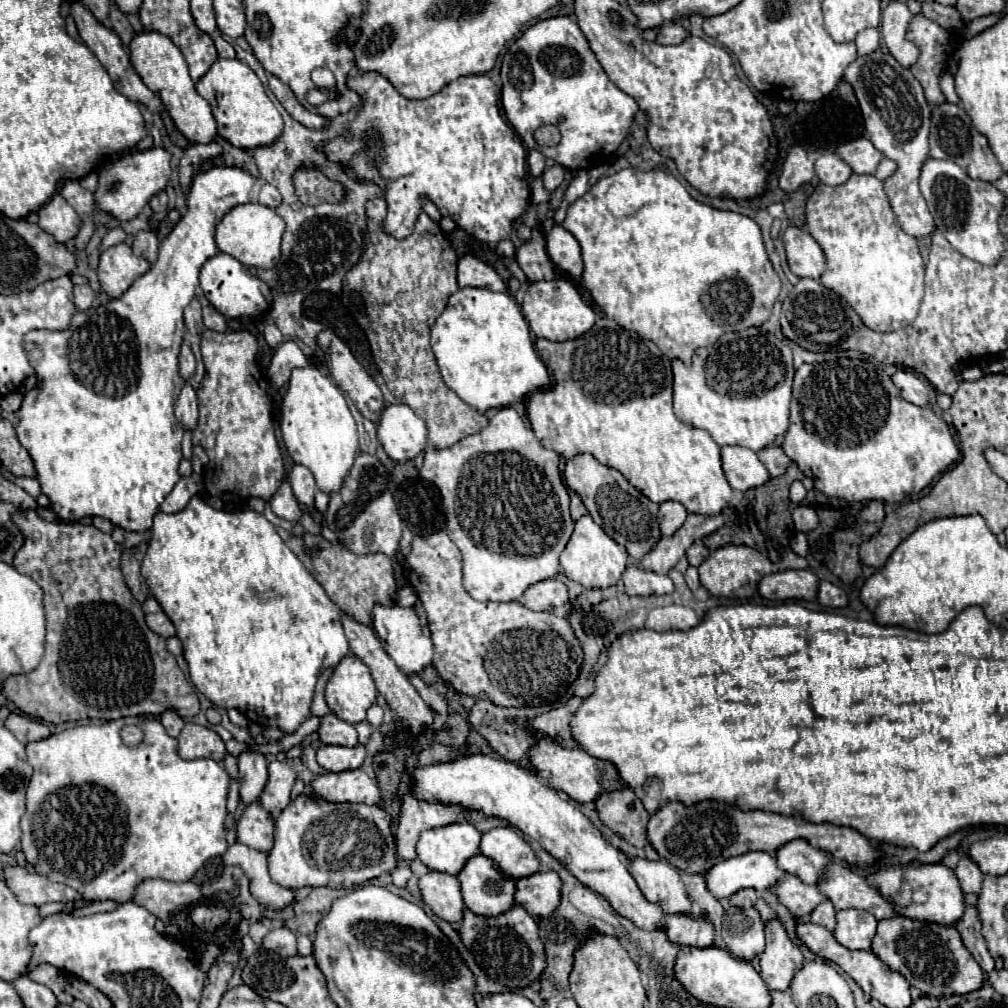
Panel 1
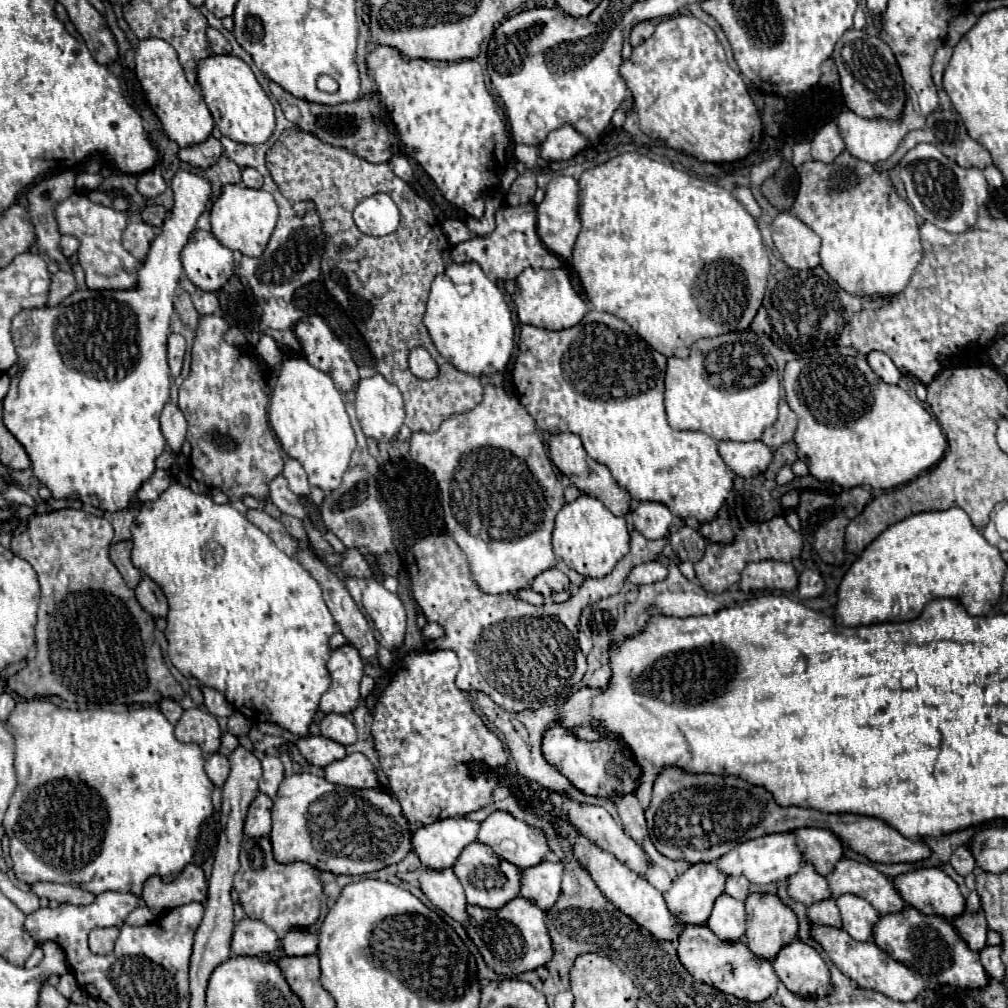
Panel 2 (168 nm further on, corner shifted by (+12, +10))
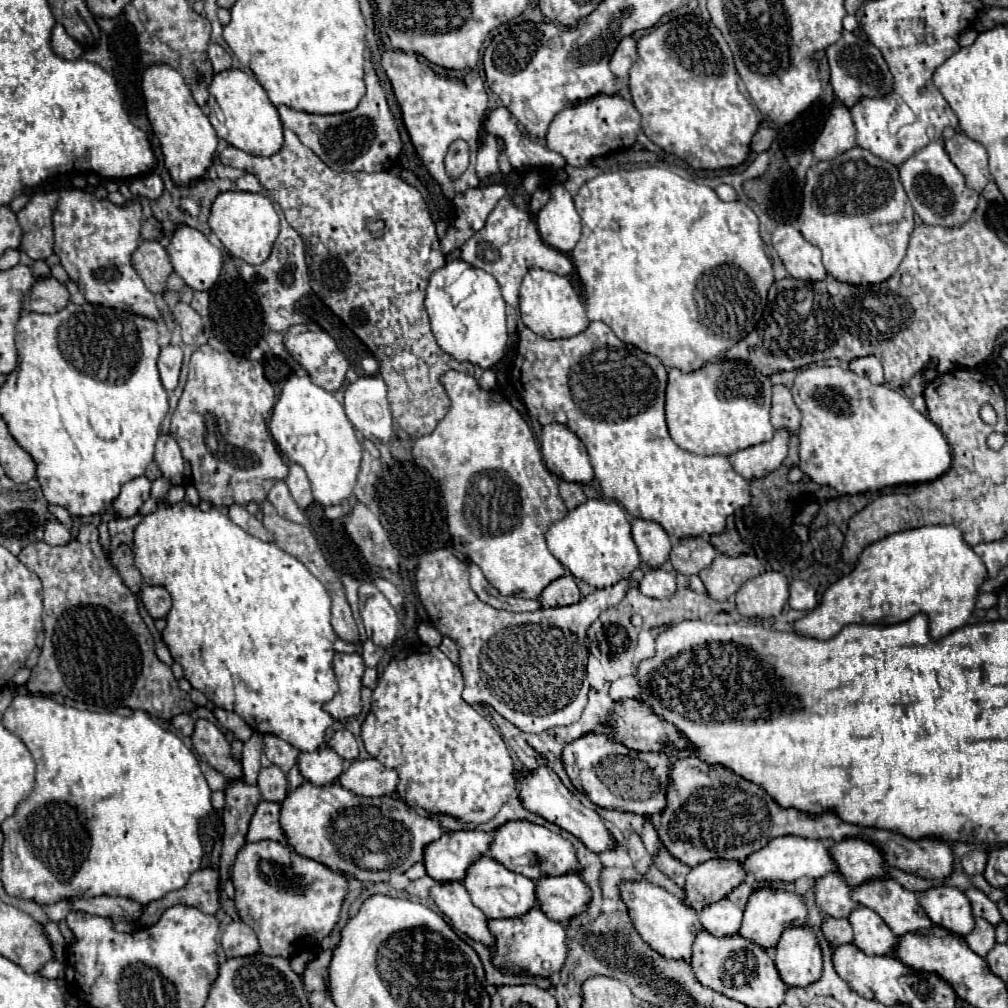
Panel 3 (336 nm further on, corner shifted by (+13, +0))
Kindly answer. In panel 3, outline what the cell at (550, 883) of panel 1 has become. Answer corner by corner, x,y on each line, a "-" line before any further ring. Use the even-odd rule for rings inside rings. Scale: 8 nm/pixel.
570,872
564,876
540,878
536,884
536,896
538,906
548,918
564,922
588,908
592,890
580,874

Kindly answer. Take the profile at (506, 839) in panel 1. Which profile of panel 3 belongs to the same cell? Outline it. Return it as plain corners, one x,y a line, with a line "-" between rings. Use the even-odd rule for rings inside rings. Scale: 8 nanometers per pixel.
506,822
504,826
500,826
490,846
490,854
508,870
524,874
532,880
540,880
544,876
562,876
578,870
576,848
572,846
572,842
548,830
546,826
538,826
532,822

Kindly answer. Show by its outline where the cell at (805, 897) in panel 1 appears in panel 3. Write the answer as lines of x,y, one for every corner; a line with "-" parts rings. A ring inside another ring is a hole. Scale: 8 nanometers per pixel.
830,872
816,880
816,902
826,916
848,918
860,904
852,900
852,888
846,884
842,874

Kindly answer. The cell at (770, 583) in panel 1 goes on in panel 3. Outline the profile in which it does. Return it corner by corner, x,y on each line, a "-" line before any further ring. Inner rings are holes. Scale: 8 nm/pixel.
764,572
736,592
736,608
748,618
778,616
788,602
788,580
780,572

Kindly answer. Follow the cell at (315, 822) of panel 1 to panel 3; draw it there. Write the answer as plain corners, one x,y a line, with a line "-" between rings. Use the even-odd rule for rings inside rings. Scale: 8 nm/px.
310,782
298,786
282,802
280,824
298,854
318,860
328,868
360,882
388,882
392,874
404,874
412,864
424,858
424,848
444,834
444,828
436,820
436,816
422,816
400,798
362,798
342,788
338,782
330,786
314,786

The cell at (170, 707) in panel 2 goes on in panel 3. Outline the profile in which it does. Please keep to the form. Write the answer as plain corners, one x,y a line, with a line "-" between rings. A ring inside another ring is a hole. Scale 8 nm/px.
180,714
180,716
174,716
172,718
172,724
176,730
180,730
184,736
190,736
194,732
194,718
190,714

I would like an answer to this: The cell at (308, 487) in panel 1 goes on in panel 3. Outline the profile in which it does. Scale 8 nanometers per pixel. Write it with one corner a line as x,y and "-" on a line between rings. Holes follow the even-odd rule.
300,464
290,466
290,474
286,478
286,484
288,484
288,488
290,488
290,492
292,492
292,496
300,508
308,508
314,502
308,476

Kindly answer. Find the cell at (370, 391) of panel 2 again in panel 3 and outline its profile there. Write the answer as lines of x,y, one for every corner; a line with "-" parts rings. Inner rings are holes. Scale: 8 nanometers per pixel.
362,376
348,384
344,410
364,438
390,442
392,412
386,398
386,384
380,376

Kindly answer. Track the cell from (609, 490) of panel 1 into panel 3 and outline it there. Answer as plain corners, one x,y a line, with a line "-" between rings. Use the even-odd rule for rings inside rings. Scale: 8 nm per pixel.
546,424
540,434
542,456
546,468
562,480
586,484
594,478
586,446
580,438
562,424

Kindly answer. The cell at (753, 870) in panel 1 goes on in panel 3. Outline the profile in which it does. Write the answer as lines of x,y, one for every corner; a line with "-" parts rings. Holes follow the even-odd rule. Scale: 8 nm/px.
780,836
770,840
762,850
750,854
746,858
744,868
748,874
752,874
756,880
784,880
794,882
798,878
822,878
836,870
836,862
830,856
828,842
812,840
812,838
800,838
800,836

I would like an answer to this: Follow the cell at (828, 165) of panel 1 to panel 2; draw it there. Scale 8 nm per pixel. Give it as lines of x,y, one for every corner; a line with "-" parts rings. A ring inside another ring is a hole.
825,124
817,136
811,142
811,156
817,162
825,162
831,164
831,160
835,160
841,152
845,150
845,144
837,132
837,124

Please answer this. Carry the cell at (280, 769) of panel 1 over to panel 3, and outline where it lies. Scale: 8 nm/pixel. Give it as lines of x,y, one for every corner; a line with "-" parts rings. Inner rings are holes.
278,766
262,768
260,776
258,776
258,788
260,788
264,800
282,802
286,798
286,794
288,794
286,774

